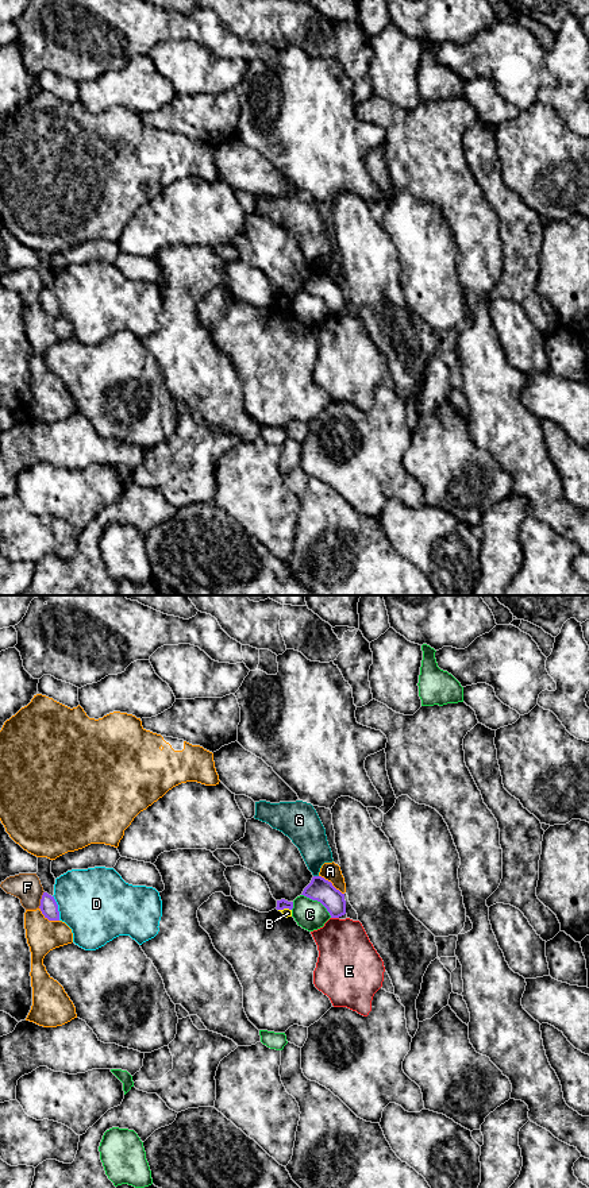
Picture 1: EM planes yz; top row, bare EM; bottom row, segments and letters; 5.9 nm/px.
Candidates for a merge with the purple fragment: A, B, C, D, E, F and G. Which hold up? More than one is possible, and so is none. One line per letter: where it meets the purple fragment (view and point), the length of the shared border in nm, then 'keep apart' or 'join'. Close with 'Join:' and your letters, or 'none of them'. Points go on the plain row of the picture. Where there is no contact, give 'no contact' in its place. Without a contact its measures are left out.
A: meets purple in yz at (331, 278); contact 190 nm long; keep apart
B: meets purple in yz at (284, 303); contact 80 nm long; keep apart
C: meets purple in yz at (318, 296); contact 240 nm long; keep apart
D: meets purple in yz at (57, 303); contact 160 nm long; keep apart
E: meets purple in yz at (335, 312); contact 50 nm long; keep apart
F: meets purple in yz at (41, 294); contact 110 nm long; keep apart
G: meets purple in yz at (316, 272); contact 30 nm long; keep apart
Join: none of them

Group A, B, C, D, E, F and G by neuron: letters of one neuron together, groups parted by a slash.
A / B / C / D / E / F / G

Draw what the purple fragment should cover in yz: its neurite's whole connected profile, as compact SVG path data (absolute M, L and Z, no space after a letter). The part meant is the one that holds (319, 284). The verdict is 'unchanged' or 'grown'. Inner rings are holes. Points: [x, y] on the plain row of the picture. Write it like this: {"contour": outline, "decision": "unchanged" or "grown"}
{"contour": "M313 271L301 290L320 297L327 304L331 313L339 313L346 309L344 289L322 271Z", "decision": "unchanged"}

